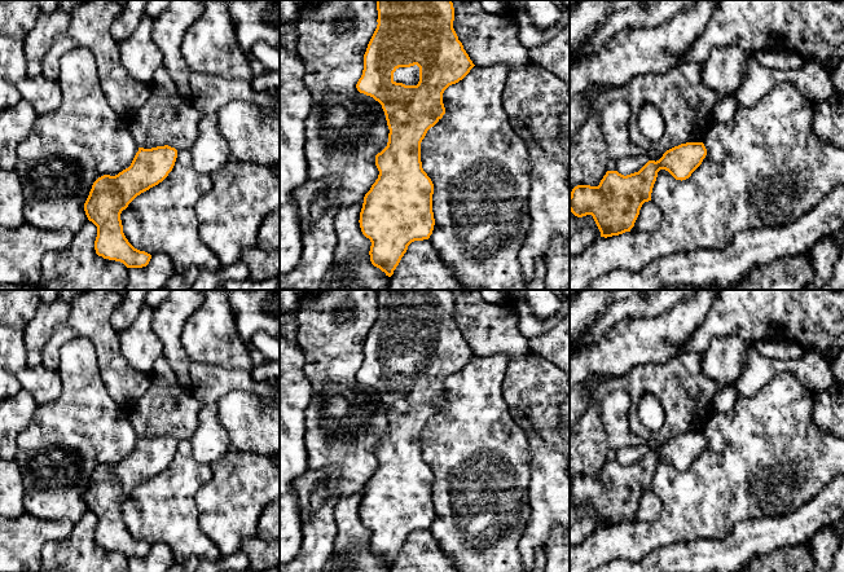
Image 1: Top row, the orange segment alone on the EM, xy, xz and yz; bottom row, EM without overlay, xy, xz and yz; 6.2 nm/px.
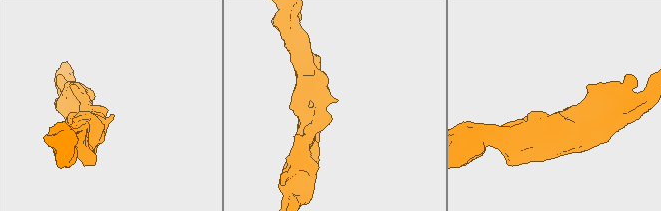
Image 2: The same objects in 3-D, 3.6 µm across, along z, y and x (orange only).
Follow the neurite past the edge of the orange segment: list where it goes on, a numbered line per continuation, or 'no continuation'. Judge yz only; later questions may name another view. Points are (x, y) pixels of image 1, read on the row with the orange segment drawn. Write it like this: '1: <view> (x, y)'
no continuation

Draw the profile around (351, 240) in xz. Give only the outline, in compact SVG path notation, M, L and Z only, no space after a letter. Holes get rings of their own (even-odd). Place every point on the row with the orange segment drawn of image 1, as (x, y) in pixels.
M364 199L339 207L337 211L334 226L338 243L334 250L334 263L342 263L357 252L370 251L372 242L362 234L359 223L362 203Z

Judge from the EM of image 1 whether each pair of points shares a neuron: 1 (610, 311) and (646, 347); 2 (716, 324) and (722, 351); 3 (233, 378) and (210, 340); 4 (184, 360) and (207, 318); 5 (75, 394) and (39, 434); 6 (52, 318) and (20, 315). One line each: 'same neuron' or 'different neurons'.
1: different neurons
2: different neurons
3: different neurons
4: different neurons
5: same neuron
6: different neurons

